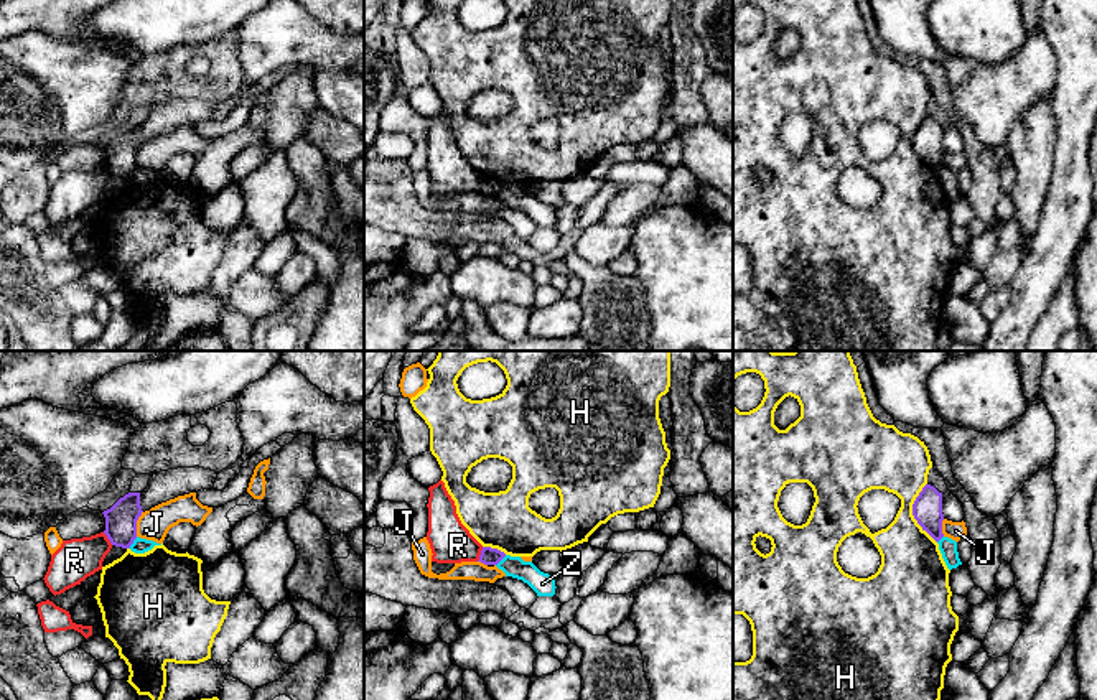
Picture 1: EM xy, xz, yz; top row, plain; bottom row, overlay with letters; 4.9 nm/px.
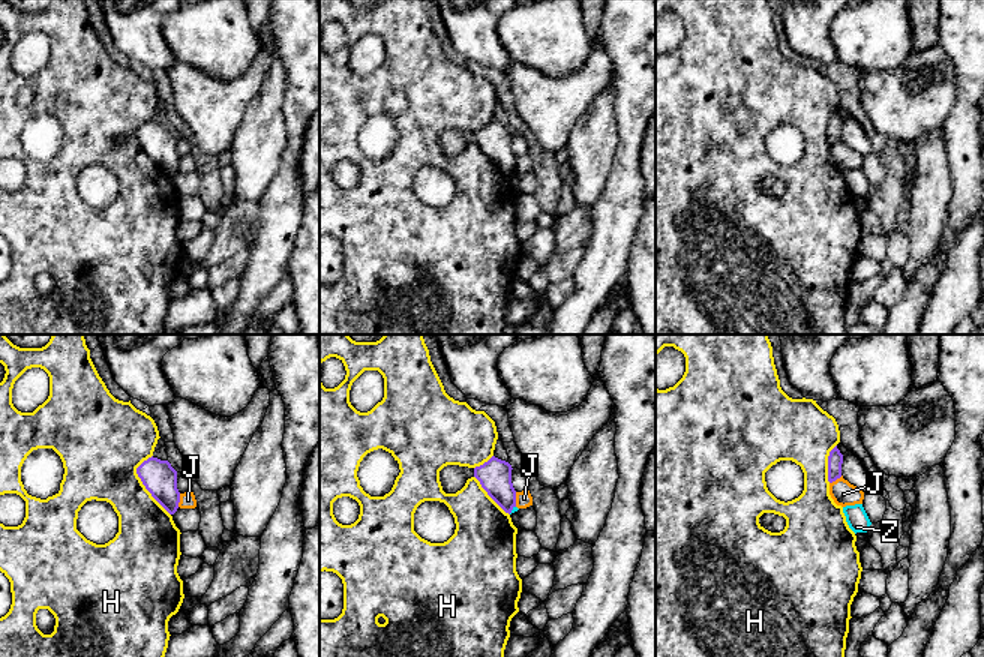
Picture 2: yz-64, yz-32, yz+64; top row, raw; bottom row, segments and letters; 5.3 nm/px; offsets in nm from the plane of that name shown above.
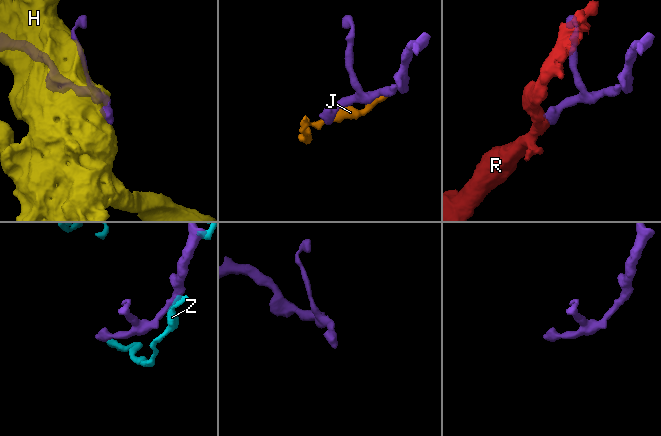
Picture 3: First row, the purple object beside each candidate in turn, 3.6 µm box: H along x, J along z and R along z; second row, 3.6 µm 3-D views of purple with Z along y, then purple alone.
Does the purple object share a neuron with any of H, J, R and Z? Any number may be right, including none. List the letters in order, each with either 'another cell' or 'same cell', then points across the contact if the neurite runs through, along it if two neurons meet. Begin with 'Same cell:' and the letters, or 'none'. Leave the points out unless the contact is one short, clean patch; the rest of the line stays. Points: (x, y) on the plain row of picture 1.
Same cell: none
H: another cell
J: another cell
R: another cell; border xz (483, 178), (476, 191)
Z: another cell; border xy (137, 168), (129, 178)

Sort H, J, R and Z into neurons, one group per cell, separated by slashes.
H / J R / Z

